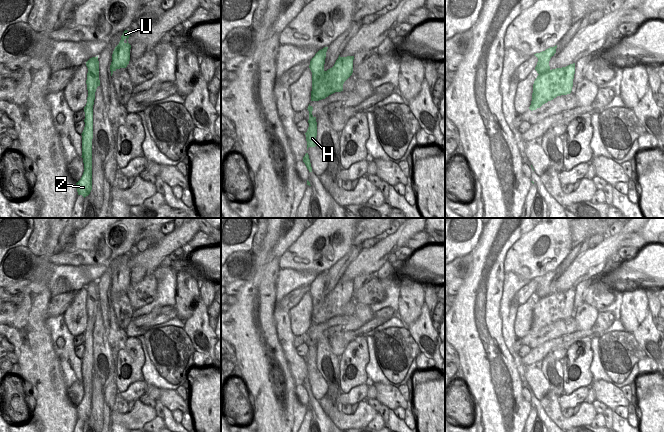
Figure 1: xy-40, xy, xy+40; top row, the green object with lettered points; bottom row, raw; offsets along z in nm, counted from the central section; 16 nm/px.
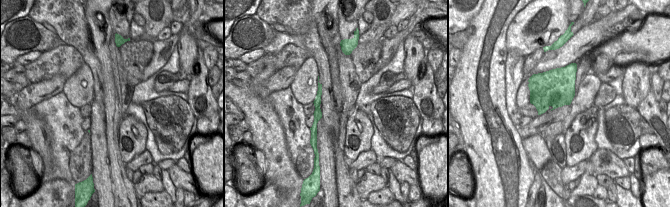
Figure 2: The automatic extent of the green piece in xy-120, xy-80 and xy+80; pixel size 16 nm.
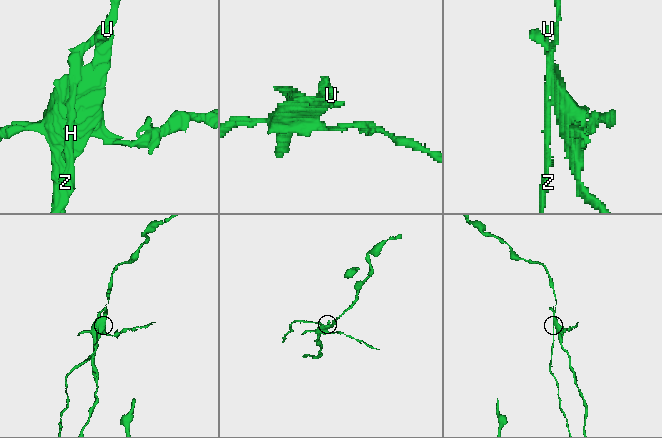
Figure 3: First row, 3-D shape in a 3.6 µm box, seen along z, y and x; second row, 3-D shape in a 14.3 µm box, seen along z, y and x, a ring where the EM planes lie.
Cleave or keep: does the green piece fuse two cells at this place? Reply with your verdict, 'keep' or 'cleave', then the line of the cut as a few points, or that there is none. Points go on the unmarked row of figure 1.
cleave; cut in xy along (326, 295), (321, 299), (316, 299), (312, 305)

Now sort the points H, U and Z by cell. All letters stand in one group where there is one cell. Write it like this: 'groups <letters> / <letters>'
groups H Z / U

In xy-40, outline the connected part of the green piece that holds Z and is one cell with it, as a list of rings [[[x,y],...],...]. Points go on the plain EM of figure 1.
[[[98,280],[92,281],[86,286],[88,292],[87,297],[87,327],[84,331],[85,351],[82,356],[82,382],[84,387],[84,396],[81,403],[76,407],[78,419],[84,422],[88,420],[92,414],[92,363],[93,363],[93,329],[95,324],[95,316],[100,310],[99,304],[99,285]]]

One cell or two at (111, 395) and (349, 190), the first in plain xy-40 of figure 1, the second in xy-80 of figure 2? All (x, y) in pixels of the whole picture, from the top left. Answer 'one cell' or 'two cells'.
one cell

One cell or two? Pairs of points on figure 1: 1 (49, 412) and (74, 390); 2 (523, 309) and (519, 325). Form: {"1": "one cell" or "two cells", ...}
{"1": "two cells", "2": "one cell"}

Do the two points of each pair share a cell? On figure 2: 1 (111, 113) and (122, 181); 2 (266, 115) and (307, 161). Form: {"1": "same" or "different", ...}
{"1": "same", "2": "different"}

